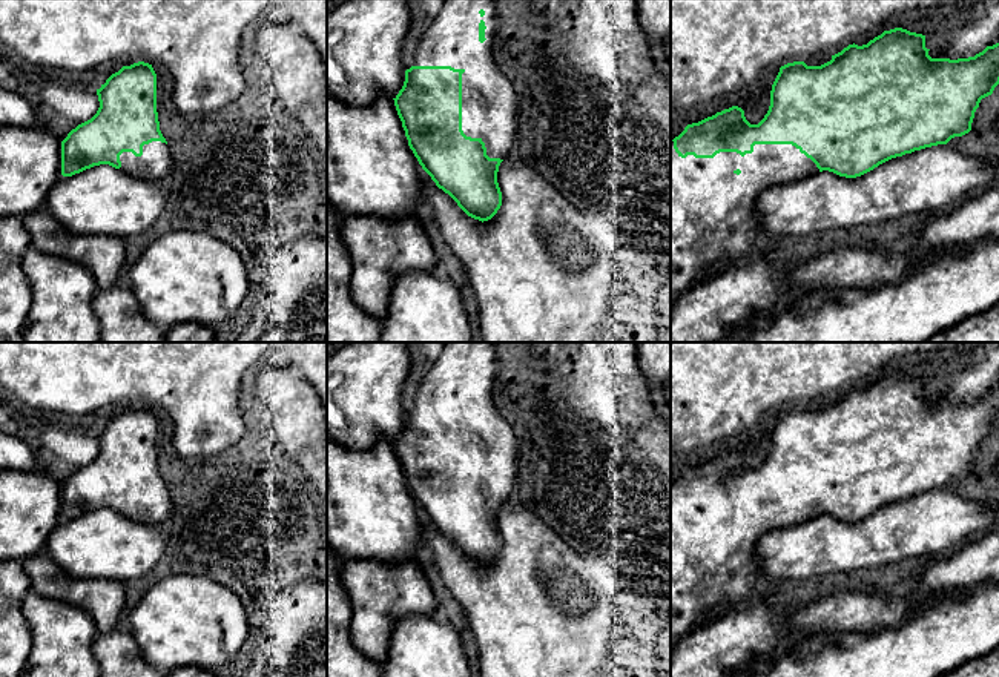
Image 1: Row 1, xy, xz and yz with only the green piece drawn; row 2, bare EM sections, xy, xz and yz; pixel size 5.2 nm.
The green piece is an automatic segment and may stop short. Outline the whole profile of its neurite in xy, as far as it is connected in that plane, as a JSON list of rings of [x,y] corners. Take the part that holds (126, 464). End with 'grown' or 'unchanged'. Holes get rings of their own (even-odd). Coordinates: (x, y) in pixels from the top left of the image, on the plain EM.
[[[152,408],[123,410],[97,439],[97,457],[61,485],[61,519],[109,508],[141,525],[164,525],[172,494],[160,474]]]; grown

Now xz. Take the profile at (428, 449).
[[[445,342],[437,361],[424,373],[413,410],[405,414],[404,430],[393,442],[408,490],[422,513],[468,560],[482,566],[502,550],[497,516],[509,499],[517,473],[516,438],[491,395],[497,370],[496,342]]]; grown

